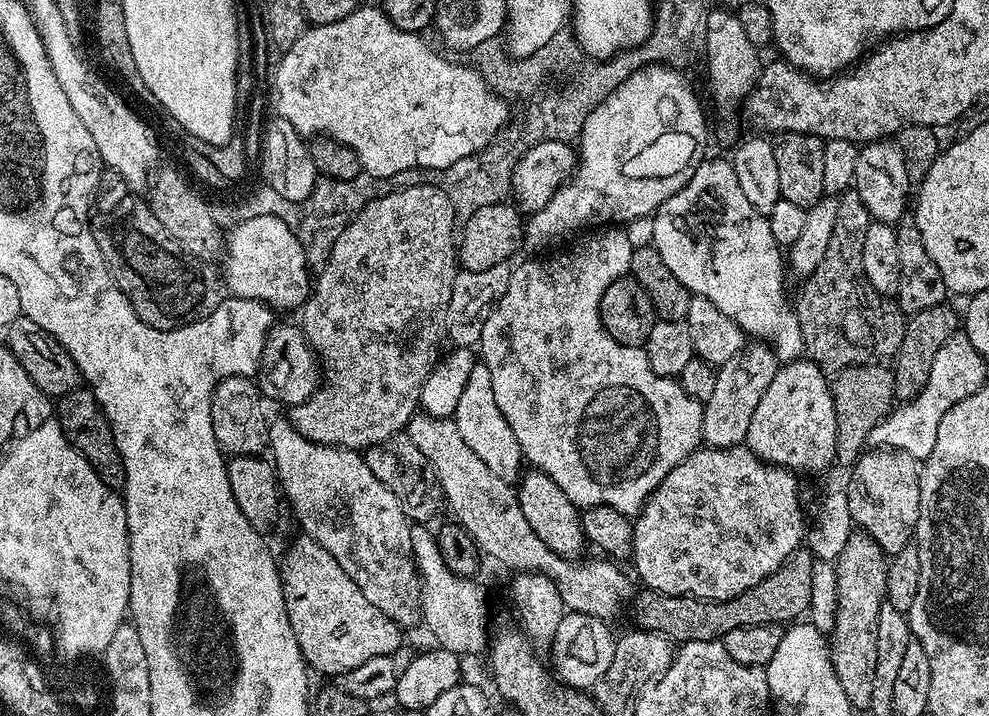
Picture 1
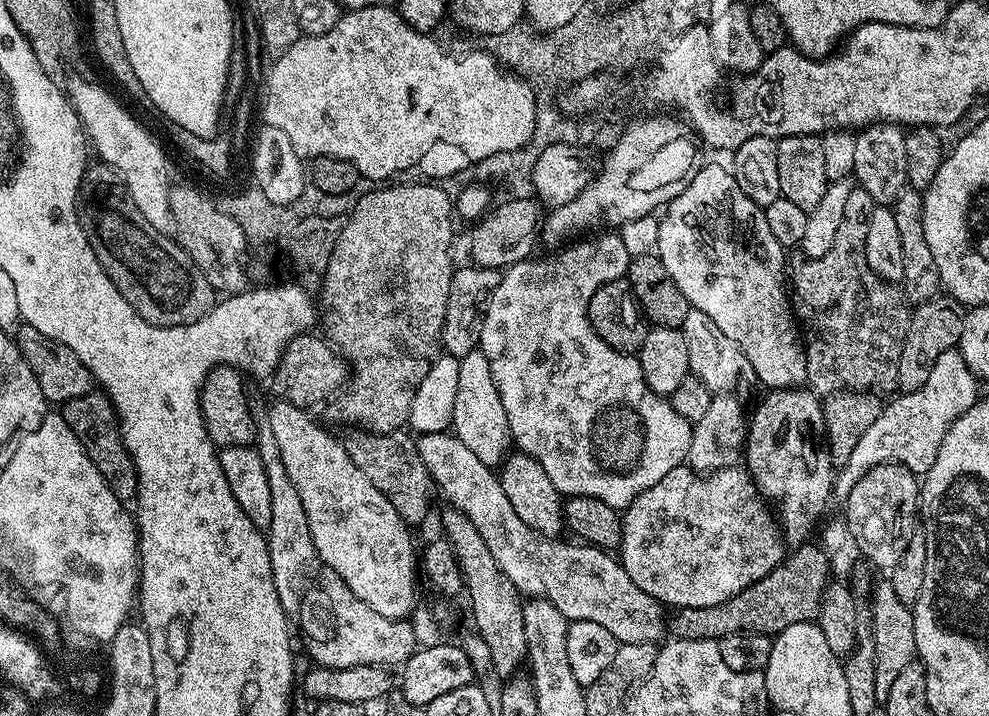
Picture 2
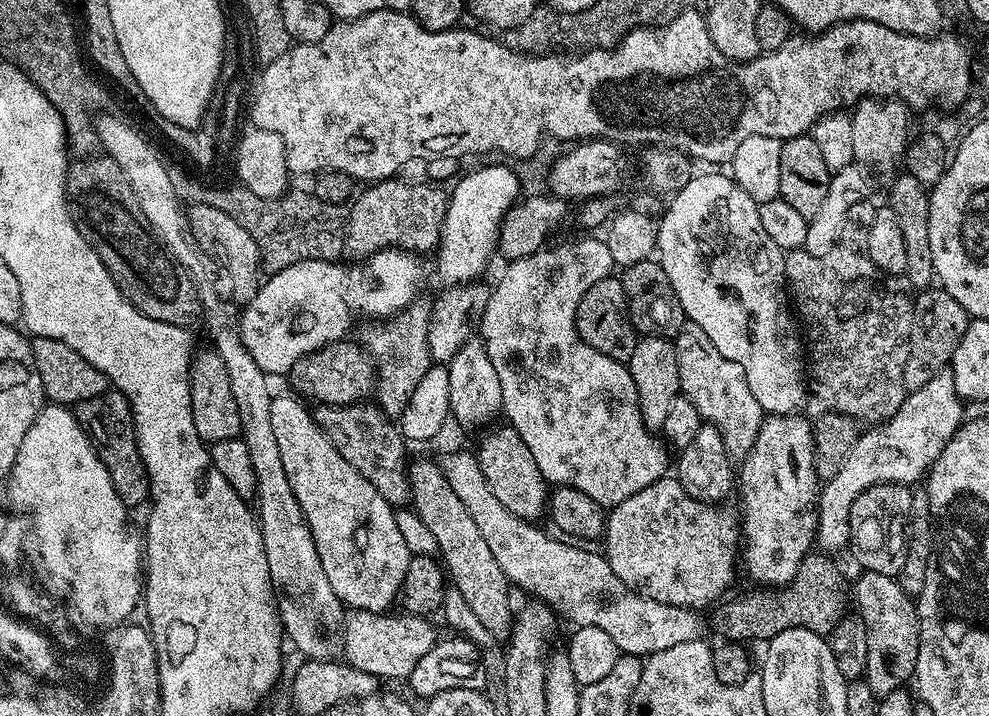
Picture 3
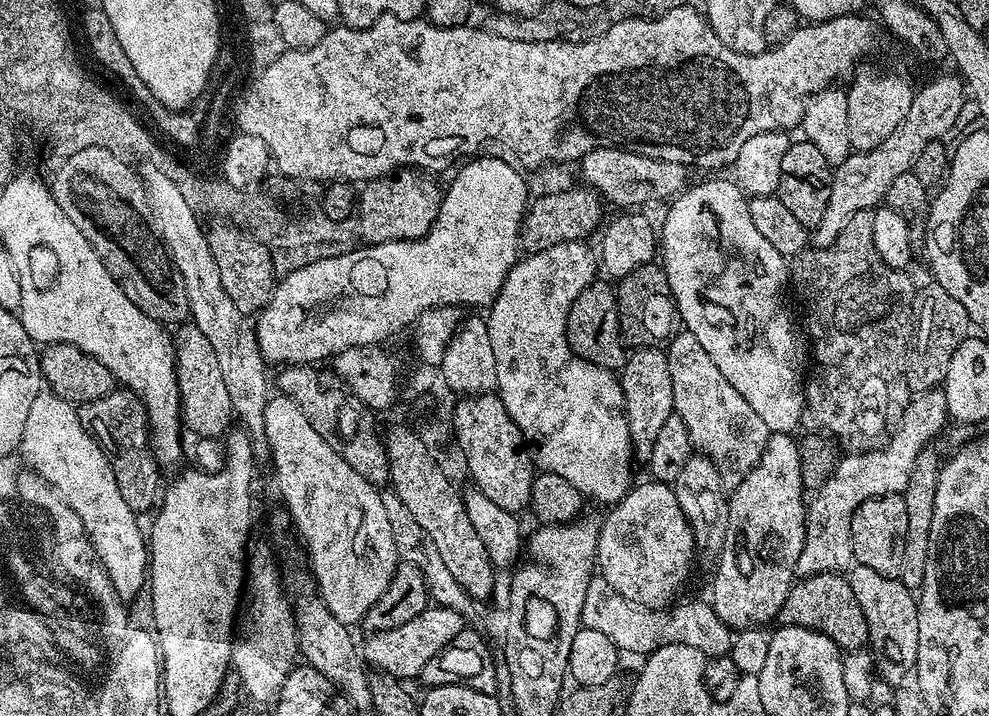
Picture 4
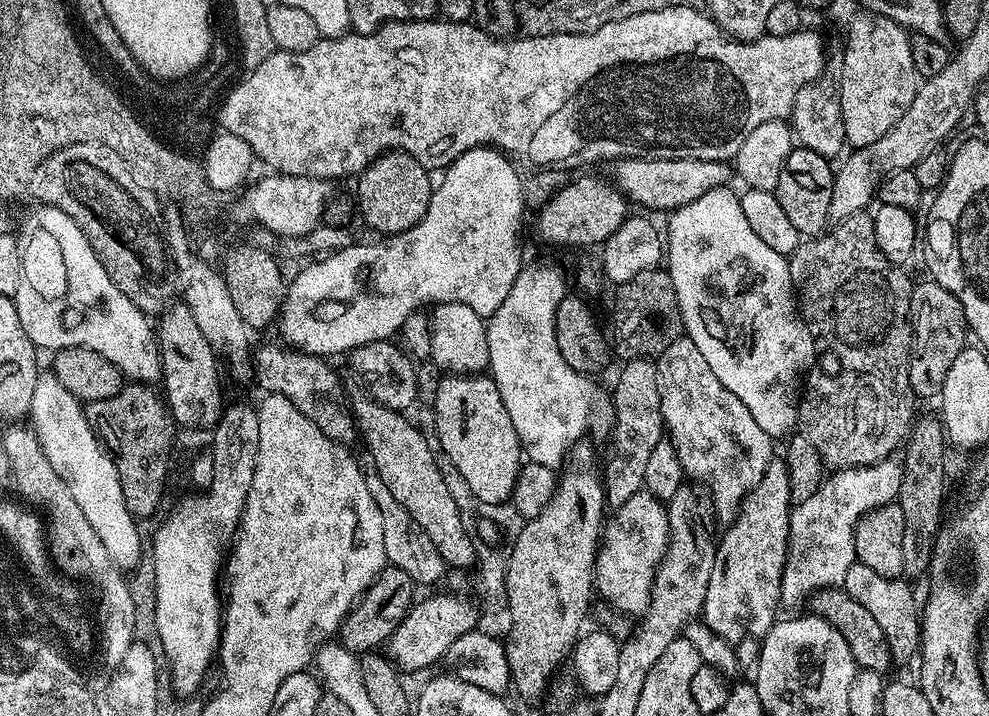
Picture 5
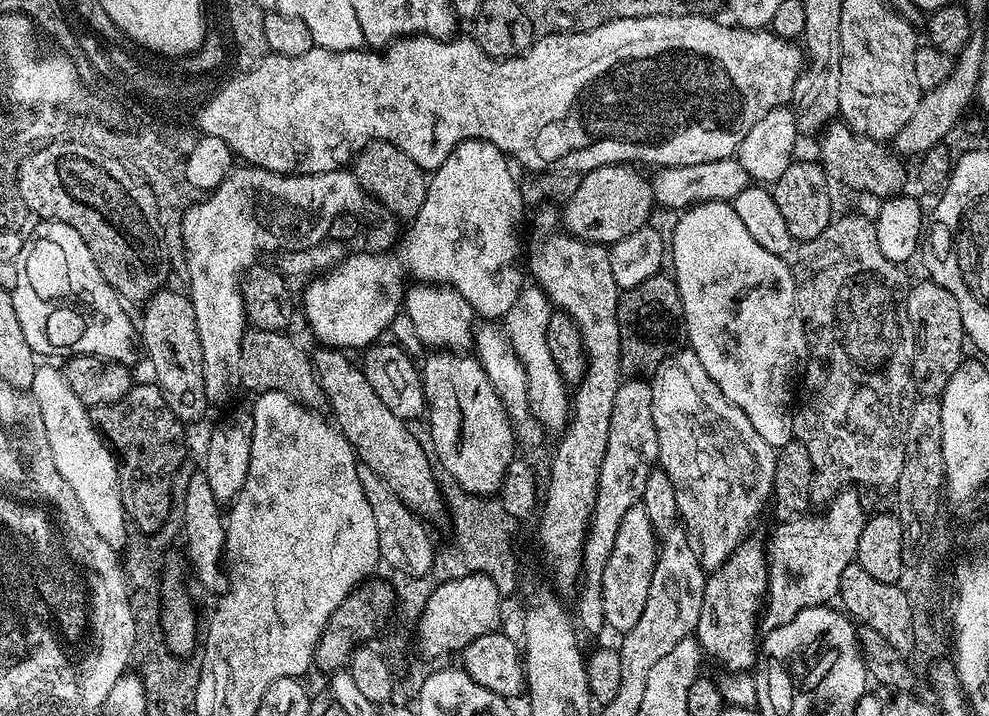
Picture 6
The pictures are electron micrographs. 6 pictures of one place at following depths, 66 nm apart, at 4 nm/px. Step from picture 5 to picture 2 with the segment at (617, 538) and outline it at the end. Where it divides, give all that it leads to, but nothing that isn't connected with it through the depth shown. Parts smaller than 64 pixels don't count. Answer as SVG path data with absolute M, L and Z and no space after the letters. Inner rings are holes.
M687 466L675 468L666 474L666 478L654 482L650 490L642 490L642 494L629 502L622 512L618 549L620 565L626 574L630 574L630 582L634 582L638 590L646 590L650 598L672 610L718 606L718 602L742 594L742 590L758 582L758 578L766 578L785 555L786 541L777 517L744 466L707 474L697 474Z

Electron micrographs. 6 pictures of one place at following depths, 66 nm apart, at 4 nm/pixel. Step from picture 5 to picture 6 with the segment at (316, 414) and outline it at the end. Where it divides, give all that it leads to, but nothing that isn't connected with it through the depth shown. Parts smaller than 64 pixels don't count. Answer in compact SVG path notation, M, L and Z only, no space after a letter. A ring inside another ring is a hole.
M251 329L245 333L240 362L242 388L255 395L278 391L294 398L305 408L323 409L327 400L313 370L311 355L287 336L284 332L260 329Z

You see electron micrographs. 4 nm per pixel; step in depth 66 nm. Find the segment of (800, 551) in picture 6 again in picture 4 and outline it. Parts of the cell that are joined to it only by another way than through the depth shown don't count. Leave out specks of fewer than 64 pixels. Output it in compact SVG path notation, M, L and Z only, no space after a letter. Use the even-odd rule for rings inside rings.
M943 389L917 393L909 401L903 412L902 422L884 447L870 452L847 453L837 461L834 474L815 491L814 500L809 501L806 542L799 554L796 568L799 575L840 572L851 565L850 526L858 506L870 498L902 494L910 480L918 454L948 423L948 406Z

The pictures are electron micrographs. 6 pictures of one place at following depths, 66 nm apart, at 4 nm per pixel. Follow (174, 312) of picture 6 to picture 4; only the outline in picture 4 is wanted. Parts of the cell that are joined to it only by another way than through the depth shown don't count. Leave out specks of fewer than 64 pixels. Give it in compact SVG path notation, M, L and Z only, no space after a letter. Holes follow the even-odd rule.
M188 322L175 331L173 344L176 350L176 377L180 391L180 414L185 429L193 432L193 437L217 439L233 427L234 417L230 406L230 394L222 383L222 374L218 370L218 358L195 324Z

